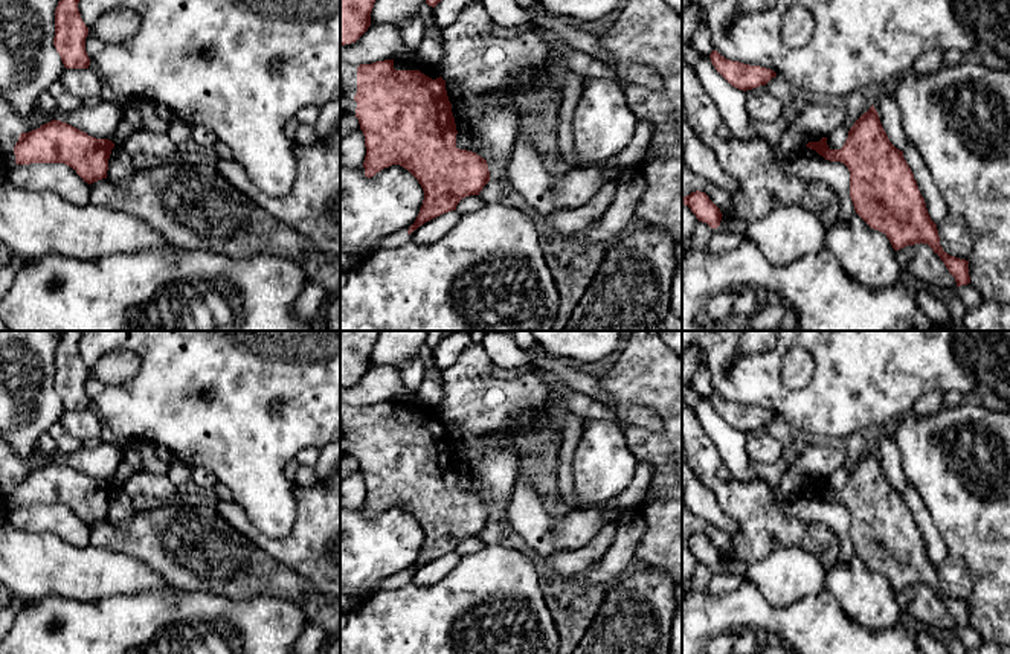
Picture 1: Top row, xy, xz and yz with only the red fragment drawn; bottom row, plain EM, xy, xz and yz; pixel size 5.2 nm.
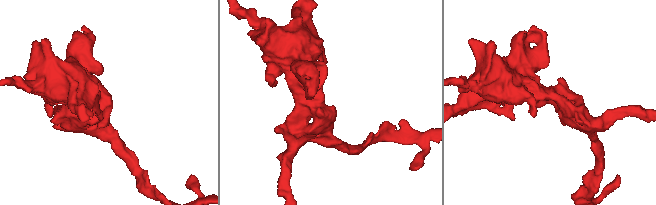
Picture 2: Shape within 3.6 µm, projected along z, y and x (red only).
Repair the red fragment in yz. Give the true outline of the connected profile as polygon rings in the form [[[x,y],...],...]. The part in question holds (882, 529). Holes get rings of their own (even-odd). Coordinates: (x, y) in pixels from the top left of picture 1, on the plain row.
[[[874,447],[854,463],[841,491],[830,491],[827,479],[806,488],[848,509],[856,555],[871,570],[885,575],[896,593],[928,585],[955,619],[957,628],[970,625],[969,602],[947,596],[940,587],[937,566],[928,555],[903,492],[889,483]]]

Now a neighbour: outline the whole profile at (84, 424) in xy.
[[[64,410],[60,424],[82,442],[99,438],[104,428],[101,416],[92,410]]]

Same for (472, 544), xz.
[[[470,537],[470,538],[462,540],[458,544],[456,553],[461,556],[470,555],[470,553],[482,550],[485,546],[487,544],[479,537]]]

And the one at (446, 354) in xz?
[[[452,331],[444,335],[433,349],[433,358],[438,369],[444,370],[456,363],[458,355],[471,343],[470,334]]]

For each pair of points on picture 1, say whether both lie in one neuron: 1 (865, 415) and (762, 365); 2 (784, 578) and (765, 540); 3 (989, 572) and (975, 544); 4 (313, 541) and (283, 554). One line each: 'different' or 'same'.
1: same
2: different
3: same
4: same

